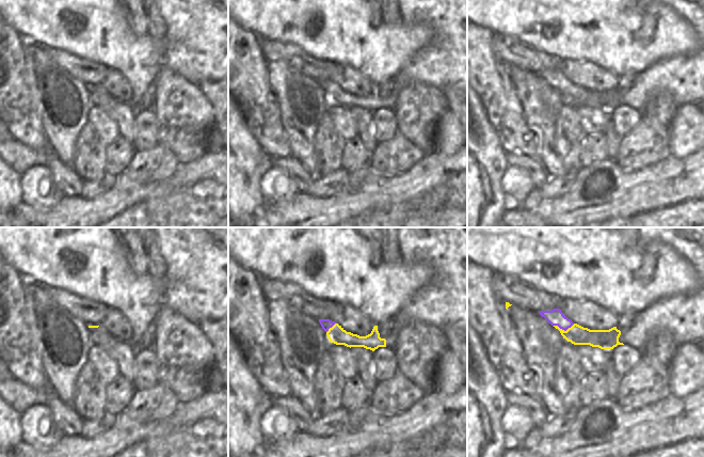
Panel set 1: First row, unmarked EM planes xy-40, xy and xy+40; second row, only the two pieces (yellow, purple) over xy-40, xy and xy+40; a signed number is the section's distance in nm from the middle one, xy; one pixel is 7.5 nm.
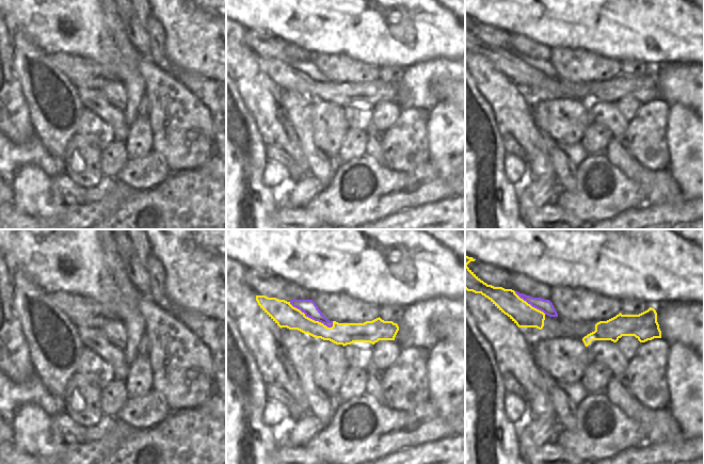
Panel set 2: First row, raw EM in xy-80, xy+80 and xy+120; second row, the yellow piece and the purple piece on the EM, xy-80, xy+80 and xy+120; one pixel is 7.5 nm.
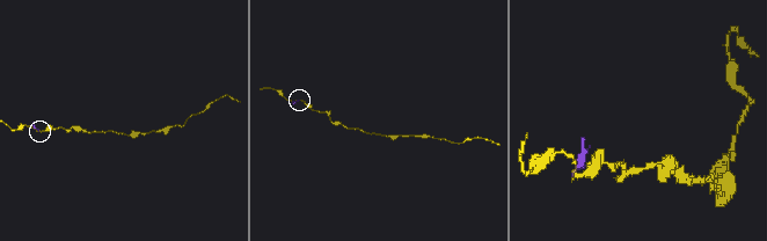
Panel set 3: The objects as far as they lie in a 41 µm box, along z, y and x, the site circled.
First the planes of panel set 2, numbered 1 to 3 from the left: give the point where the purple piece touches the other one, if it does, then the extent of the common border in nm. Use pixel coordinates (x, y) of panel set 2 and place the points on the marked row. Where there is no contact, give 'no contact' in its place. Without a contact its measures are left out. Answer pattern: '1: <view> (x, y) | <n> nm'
1: no contact
2: xy+80 (312, 319) | 380 nm
3: xy+120 (529, 304) | 300 nm

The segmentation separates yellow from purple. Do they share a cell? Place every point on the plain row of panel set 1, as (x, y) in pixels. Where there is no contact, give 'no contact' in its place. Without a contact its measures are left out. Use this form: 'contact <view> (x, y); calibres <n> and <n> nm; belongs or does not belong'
contact xy+40 (563, 91); calibres 150 and 120 nm; does not belong

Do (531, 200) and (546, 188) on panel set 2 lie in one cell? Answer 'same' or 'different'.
same

